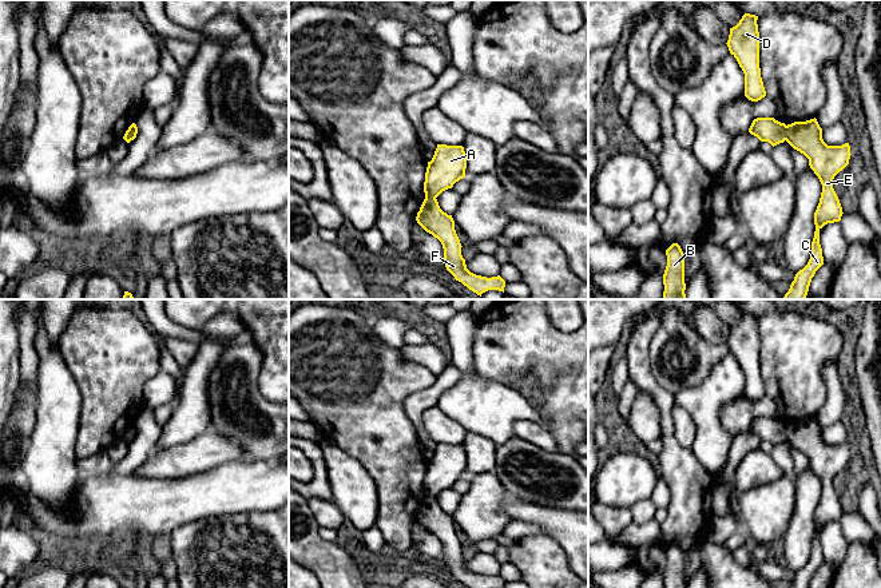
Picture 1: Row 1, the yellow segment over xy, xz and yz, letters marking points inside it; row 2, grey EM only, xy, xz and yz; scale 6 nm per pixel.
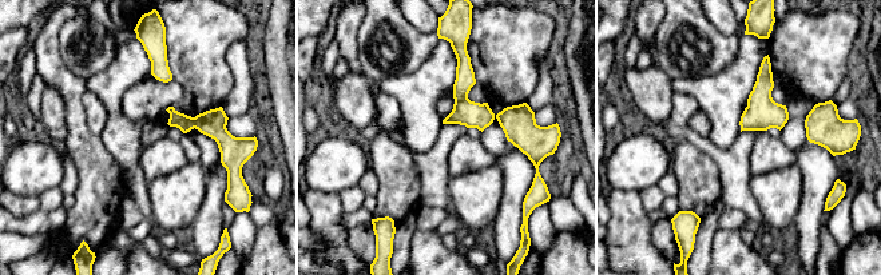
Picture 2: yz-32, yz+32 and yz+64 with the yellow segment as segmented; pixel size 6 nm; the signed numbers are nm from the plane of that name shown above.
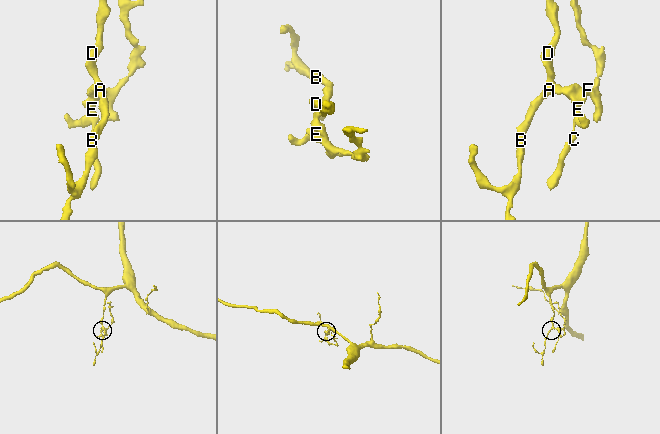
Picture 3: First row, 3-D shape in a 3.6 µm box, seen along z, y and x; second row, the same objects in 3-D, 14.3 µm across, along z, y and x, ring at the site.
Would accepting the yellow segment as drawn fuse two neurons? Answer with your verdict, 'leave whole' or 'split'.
split

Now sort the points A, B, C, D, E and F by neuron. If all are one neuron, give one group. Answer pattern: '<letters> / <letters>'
A B D / C E F

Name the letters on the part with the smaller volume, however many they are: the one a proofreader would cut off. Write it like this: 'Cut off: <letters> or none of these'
Cut off: C, E, F

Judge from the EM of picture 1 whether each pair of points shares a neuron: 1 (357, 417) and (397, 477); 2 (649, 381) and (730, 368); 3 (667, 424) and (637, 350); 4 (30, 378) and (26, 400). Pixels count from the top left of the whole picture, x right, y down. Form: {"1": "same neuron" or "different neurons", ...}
{"1": "same neuron", "2": "different neurons", "3": "same neuron", "4": "different neurons"}

